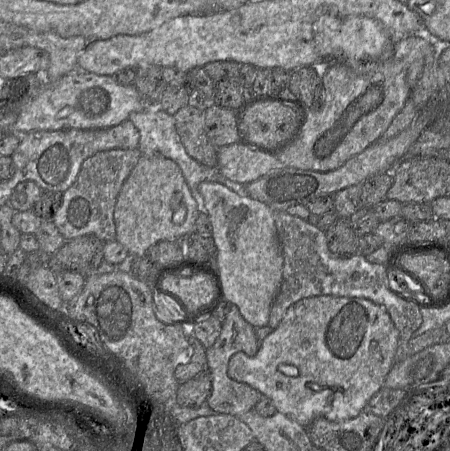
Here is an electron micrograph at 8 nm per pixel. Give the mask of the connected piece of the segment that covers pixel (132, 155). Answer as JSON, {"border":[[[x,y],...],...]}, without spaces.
{"border":[[[138,148],[111,149],[97,152],[83,161],[75,182],[63,192],[61,205],[52,218],[66,241],[86,235],[95,236],[103,242],[115,240],[113,213],[117,197],[141,156]]]}

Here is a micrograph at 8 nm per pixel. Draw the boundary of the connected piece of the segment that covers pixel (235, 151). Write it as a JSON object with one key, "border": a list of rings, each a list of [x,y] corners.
{"border":[[[239,141],[217,150],[217,168],[227,179],[248,184],[284,165],[275,154],[253,149]]]}

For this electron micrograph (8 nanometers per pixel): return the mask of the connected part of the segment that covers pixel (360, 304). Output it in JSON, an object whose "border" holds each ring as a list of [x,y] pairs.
{"border":[[[331,295],[308,297],[299,300],[287,309],[277,328],[262,340],[256,355],[249,357],[243,352],[235,353],[229,360],[228,376],[237,382],[245,383],[258,390],[263,396],[266,396],[273,402],[277,412],[284,414],[303,427],[309,426],[316,418],[325,418],[330,421],[345,421],[357,417],[364,411],[372,396],[384,387],[386,376],[395,364],[395,354],[399,344],[399,331],[384,306],[375,304],[365,298]]]}

